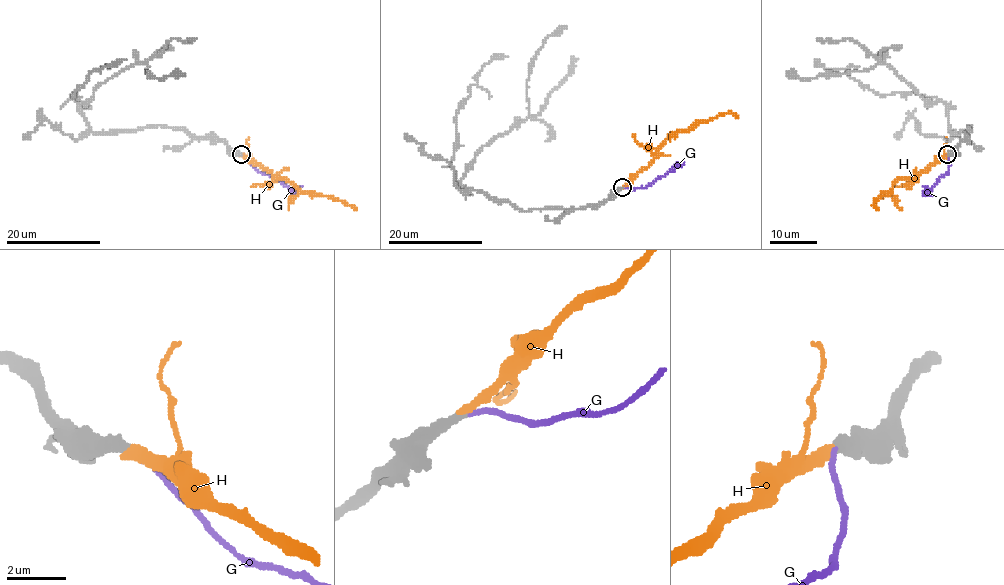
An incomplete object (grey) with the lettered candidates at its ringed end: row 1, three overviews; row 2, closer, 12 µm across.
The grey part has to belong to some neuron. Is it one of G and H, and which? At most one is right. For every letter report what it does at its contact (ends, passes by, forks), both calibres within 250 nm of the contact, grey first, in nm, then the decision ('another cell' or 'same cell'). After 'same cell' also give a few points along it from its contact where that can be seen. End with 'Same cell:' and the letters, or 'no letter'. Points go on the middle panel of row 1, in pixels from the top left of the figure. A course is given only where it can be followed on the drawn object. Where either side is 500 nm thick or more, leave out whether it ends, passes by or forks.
G: it ends | 360/180 nm | another cell
H: it ends | 400/380 nm | same cell | via (623, 187), (651, 161), (655, 151), (672, 133), (724, 113), (732, 113), (737, 118)
Same cell: H

